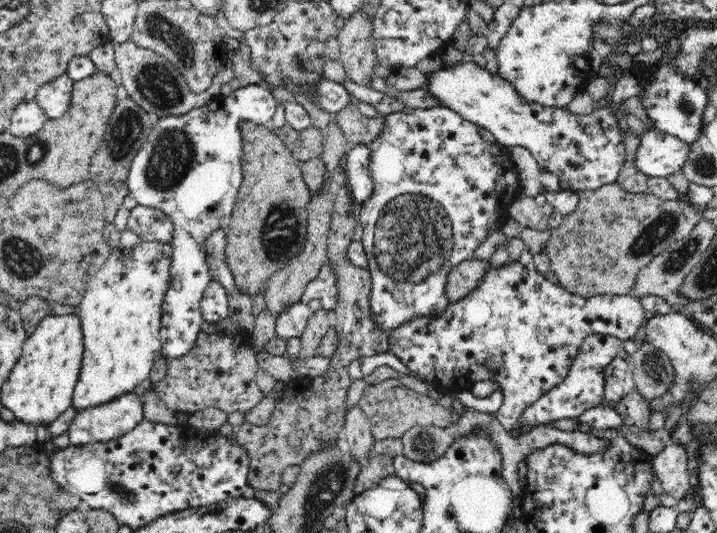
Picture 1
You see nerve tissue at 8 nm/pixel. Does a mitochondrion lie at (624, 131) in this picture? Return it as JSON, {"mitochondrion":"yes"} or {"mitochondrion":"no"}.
{"mitochondrion":"no"}

